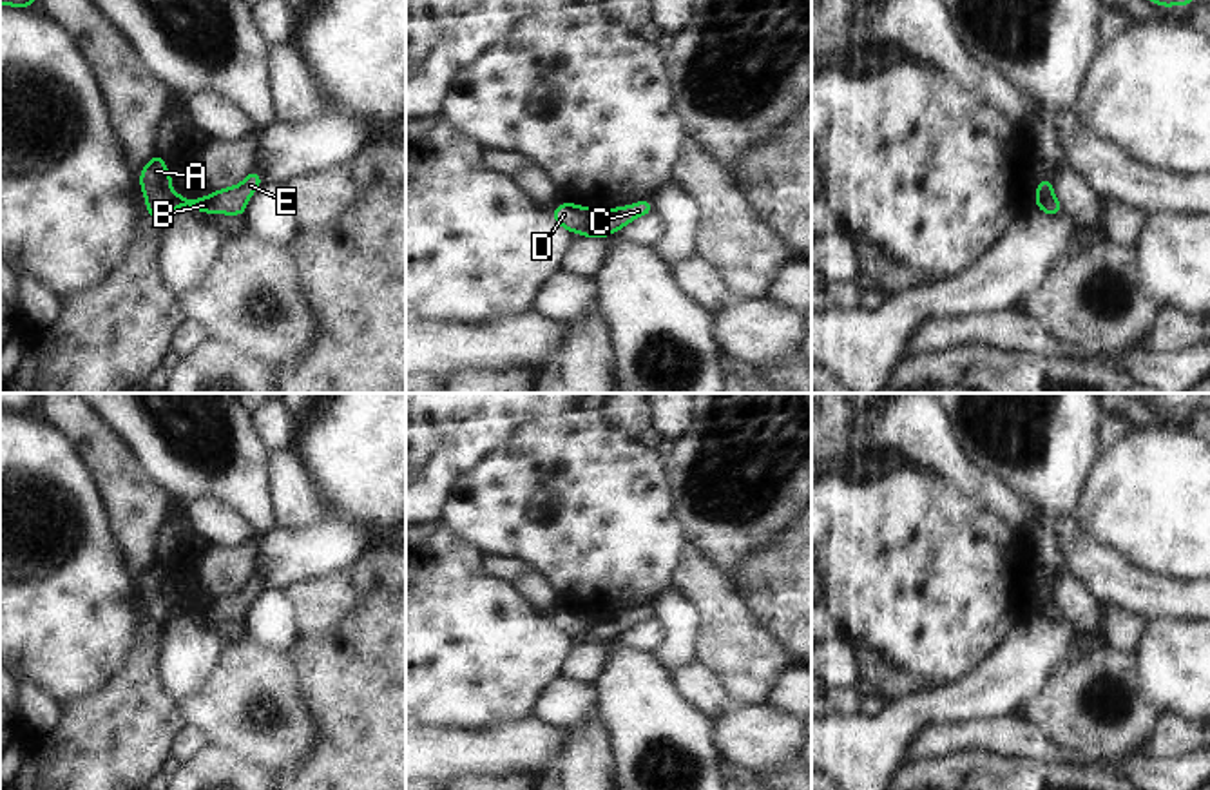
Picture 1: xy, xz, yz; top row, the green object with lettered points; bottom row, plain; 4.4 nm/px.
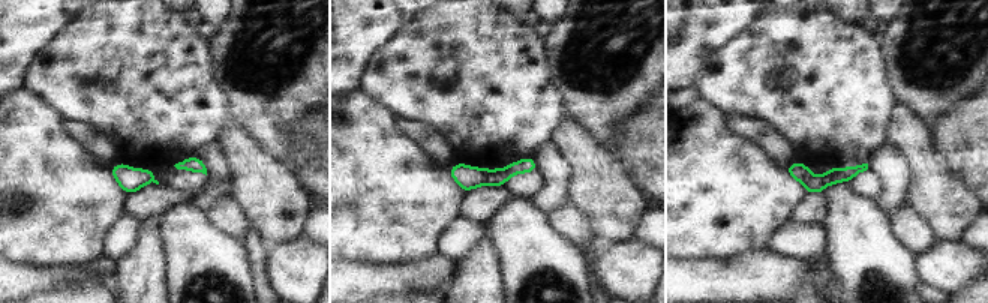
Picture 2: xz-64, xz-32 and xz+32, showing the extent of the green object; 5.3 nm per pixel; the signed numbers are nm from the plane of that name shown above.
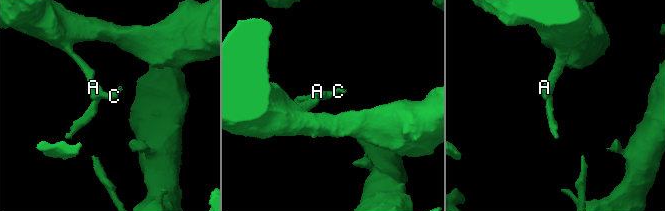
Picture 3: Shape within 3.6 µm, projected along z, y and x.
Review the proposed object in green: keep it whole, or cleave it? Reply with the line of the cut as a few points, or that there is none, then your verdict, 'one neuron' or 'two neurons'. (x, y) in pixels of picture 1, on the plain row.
cut in xz along (595, 616), (593, 624), (576, 638); two neurons

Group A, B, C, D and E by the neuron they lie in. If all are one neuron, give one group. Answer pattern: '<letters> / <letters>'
A D / B C E

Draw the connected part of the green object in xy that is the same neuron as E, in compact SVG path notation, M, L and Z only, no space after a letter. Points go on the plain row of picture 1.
M254 574L237 592L221 594L210 600L206 605L190 605L188 611L199 618L243 621L248 603L261 589L263 585L259 583L259 576Z

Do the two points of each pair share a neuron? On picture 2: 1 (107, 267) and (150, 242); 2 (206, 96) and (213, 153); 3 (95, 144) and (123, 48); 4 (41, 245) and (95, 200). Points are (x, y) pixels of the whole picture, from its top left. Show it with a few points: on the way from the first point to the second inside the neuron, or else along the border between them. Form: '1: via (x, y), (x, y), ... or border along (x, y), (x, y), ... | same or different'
1: border along (114, 263), (111, 275) | different
2: border along (215, 141), (207, 146) | different
3: border along (65, 119), (93, 125), (116, 149) | different
4: via (54, 231), (81, 204) | same

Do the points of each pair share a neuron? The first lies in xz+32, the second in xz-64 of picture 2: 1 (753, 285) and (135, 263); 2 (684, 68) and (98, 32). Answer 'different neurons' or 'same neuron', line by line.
1: different neurons
2: different neurons

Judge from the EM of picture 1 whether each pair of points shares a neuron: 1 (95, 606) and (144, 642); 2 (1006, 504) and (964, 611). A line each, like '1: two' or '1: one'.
1: two
2: two

